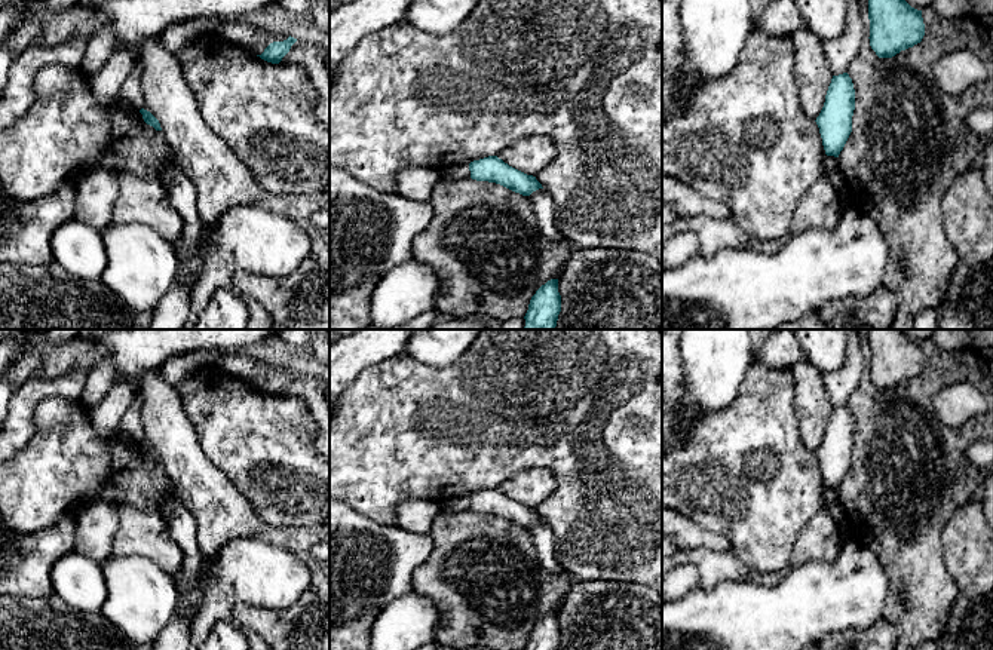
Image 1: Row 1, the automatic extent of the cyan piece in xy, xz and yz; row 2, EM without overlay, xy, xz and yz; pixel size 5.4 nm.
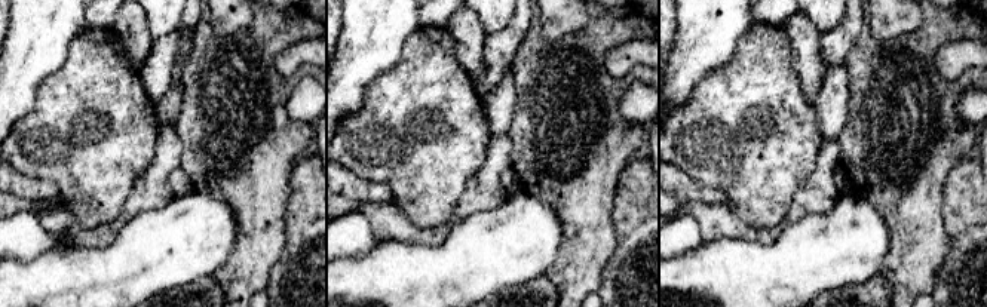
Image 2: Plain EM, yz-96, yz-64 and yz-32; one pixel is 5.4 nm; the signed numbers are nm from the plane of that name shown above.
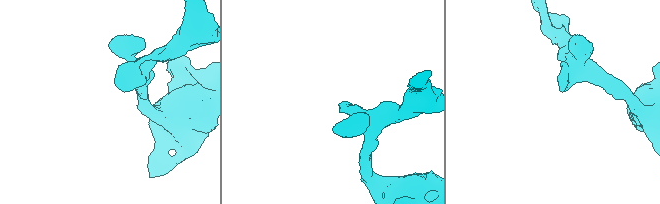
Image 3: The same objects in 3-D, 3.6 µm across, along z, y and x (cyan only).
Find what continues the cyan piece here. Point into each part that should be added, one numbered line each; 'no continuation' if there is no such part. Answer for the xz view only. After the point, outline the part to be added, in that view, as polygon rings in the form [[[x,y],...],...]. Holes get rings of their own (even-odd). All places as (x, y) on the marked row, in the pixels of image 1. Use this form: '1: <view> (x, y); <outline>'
no continuation

